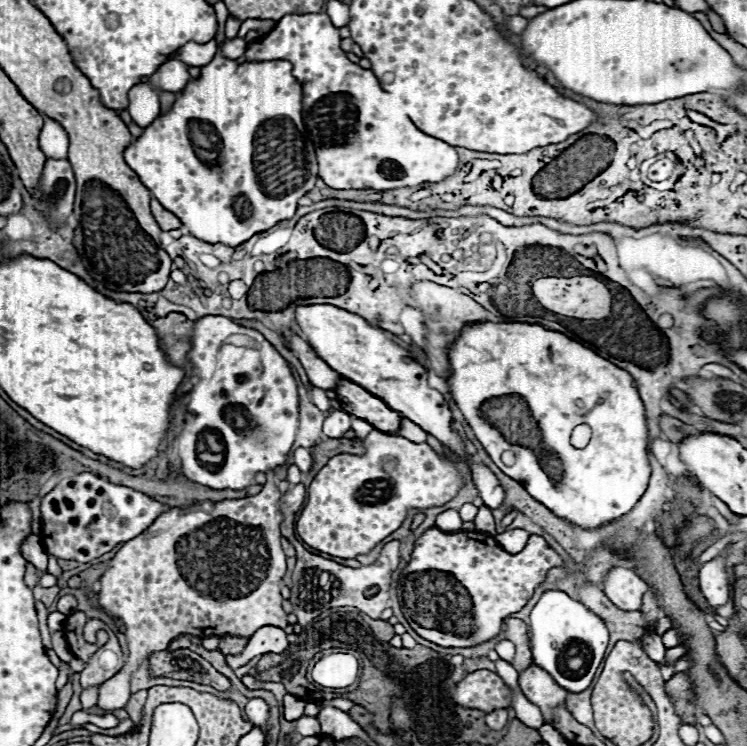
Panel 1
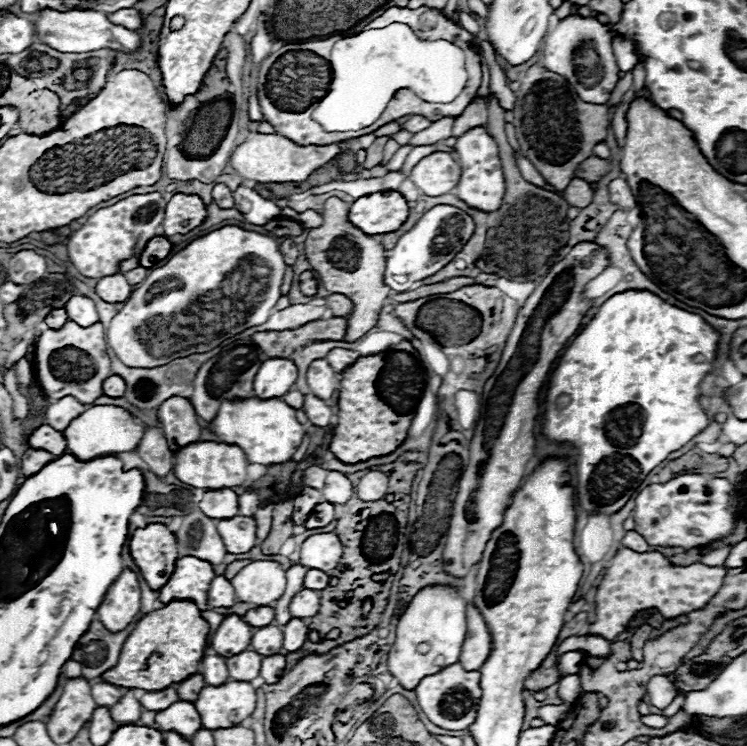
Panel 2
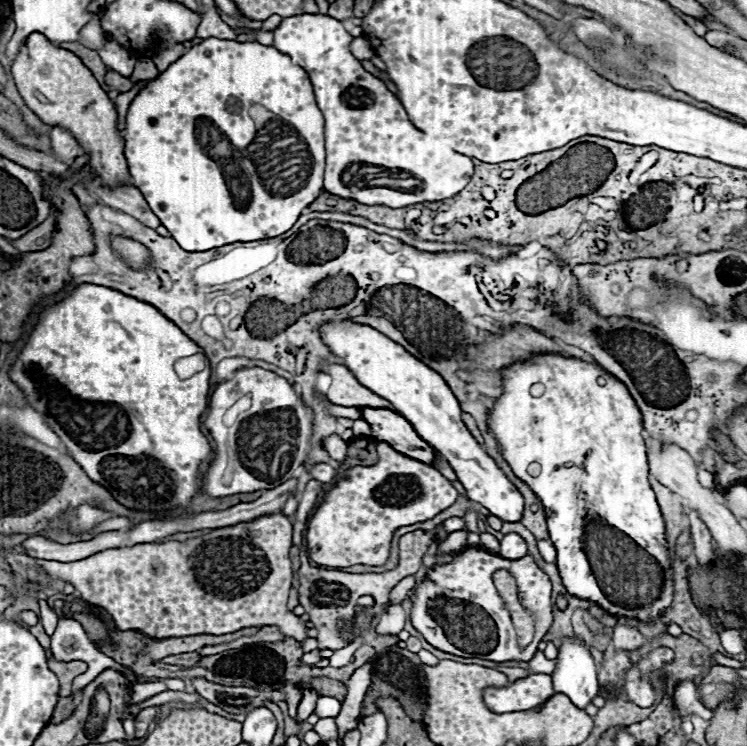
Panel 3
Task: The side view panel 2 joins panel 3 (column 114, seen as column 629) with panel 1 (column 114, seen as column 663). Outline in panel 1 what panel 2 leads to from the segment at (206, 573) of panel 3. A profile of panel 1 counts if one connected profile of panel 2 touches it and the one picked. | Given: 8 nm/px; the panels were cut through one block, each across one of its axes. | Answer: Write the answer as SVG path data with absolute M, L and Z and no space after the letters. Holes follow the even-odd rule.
M274 471L266 472L266 484L262 492L256 496L246 496L240 500L222 500L222 502L196 502L192 506L172 508L160 514L150 528L146 528L140 536L128 540L114 554L114 558L108 562L108 568L98 580L101 584L98 602L112 616L124 622L128 660L116 676L112 676L100 686L98 692L100 708L106 710L124 708L130 698L130 676L148 660L152 652L166 650L168 644L182 634L192 634L200 638L228 636L228 634L250 638L262 626L276 626L276 628L288 626L286 612L282 608L282 596L280 596L280 582L286 572L286 556L280 546L280 538L282 538L280 524L284 520L280 512L282 494L272 484L274 477Z

